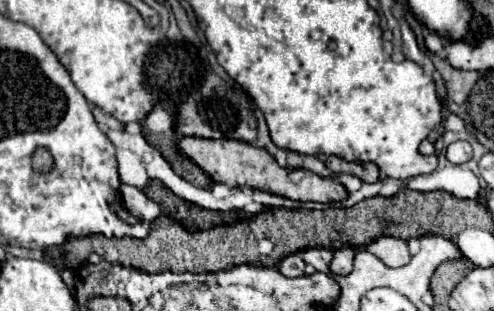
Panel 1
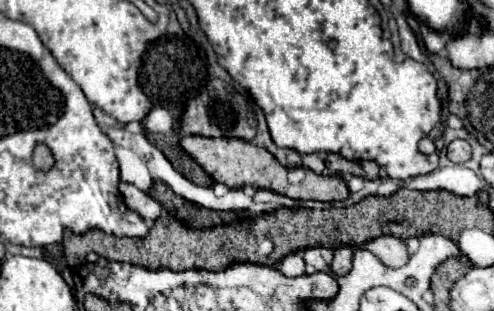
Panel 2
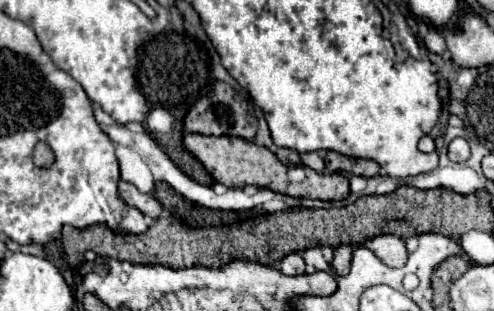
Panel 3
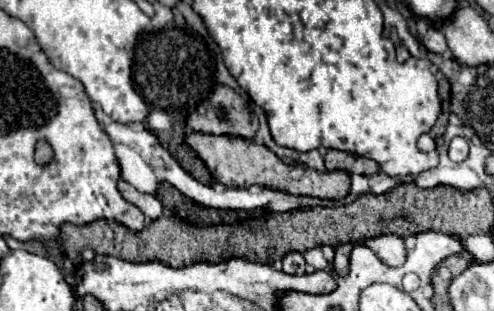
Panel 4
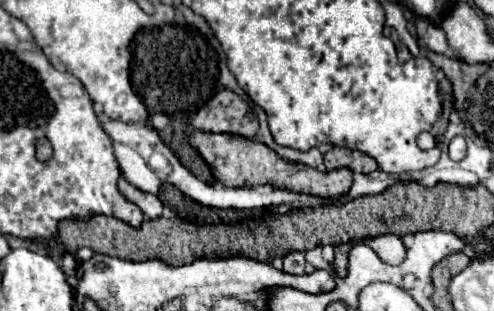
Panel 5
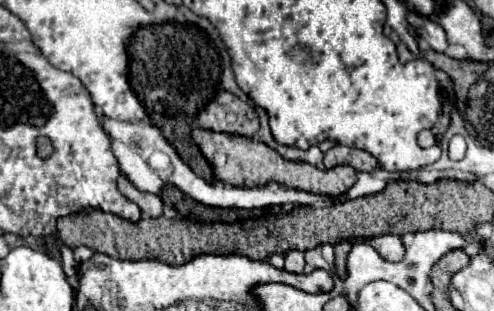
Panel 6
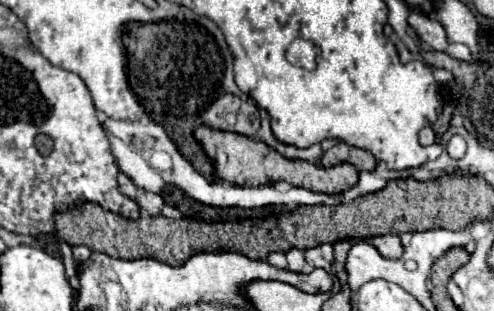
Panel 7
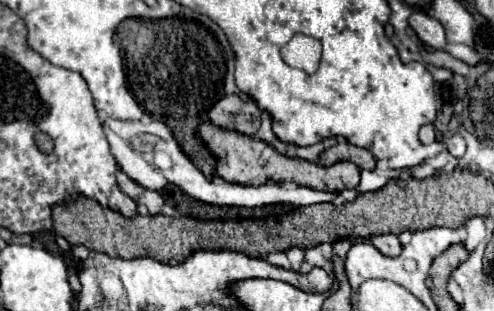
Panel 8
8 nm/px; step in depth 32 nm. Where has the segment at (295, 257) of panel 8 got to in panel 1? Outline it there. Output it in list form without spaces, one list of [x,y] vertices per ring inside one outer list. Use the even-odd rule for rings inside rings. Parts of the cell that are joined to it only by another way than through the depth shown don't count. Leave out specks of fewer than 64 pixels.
[[[290,254],[290,256],[286,256],[286,258],[280,262],[278,270],[280,270],[284,276],[288,276],[288,278],[302,276],[302,274],[304,274],[304,260],[302,260],[300,254]]]

